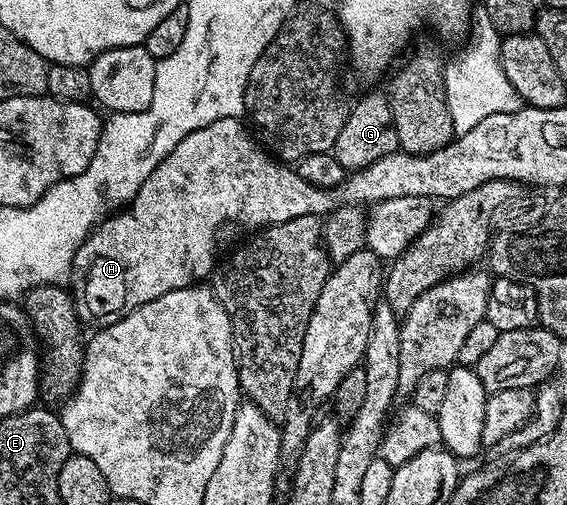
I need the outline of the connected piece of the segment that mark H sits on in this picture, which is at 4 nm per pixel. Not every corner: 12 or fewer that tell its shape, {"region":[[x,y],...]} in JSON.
{"region":[[242,119],[181,138],[75,252],[74,299],[129,313],[219,244],[334,191]]}

